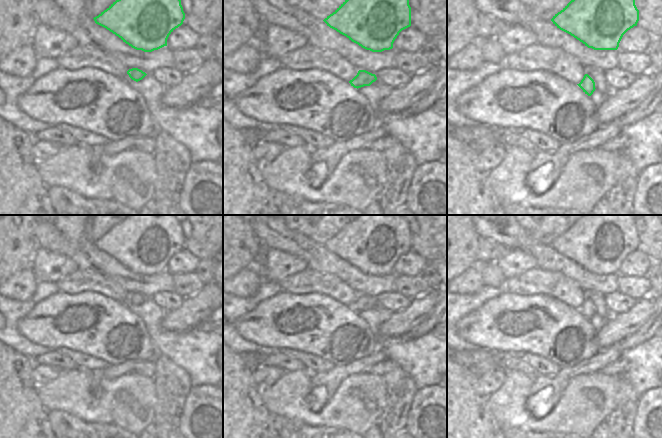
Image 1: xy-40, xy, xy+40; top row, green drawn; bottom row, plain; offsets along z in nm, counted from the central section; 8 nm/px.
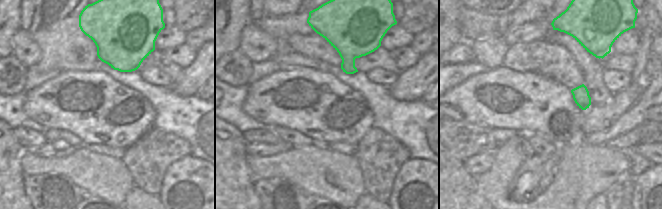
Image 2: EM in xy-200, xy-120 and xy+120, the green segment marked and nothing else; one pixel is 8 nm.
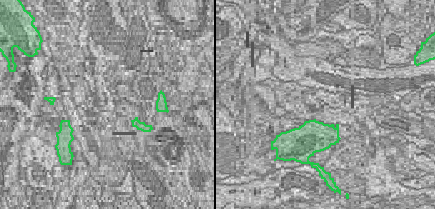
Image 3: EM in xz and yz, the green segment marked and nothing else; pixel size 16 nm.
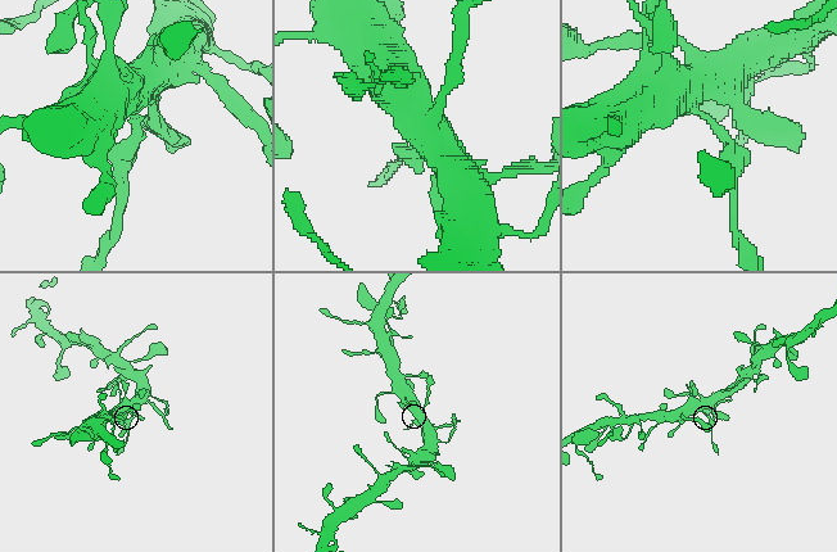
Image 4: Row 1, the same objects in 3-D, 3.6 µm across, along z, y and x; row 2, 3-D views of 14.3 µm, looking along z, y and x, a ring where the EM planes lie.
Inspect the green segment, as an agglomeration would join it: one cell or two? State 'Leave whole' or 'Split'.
Split.

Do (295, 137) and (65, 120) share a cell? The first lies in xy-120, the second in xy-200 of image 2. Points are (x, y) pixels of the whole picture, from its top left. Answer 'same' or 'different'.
different

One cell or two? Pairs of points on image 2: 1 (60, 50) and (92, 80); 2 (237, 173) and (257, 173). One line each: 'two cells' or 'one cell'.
1: two cells
2: two cells

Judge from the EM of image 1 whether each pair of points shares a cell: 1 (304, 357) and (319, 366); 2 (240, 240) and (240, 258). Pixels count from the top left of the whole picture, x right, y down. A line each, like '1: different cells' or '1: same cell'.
1: same cell
2: same cell

